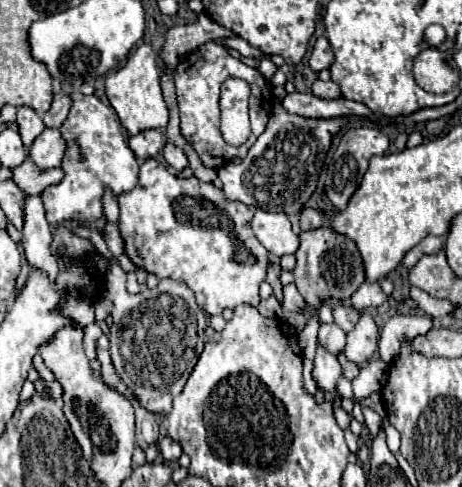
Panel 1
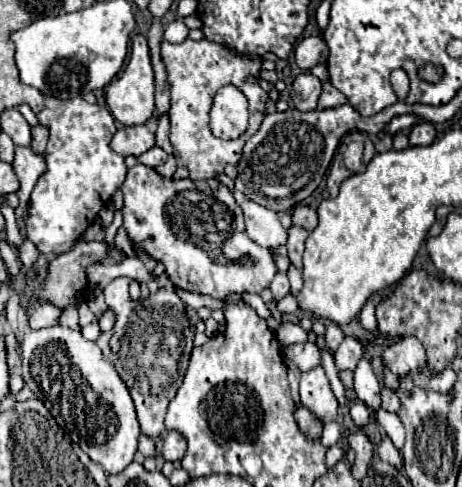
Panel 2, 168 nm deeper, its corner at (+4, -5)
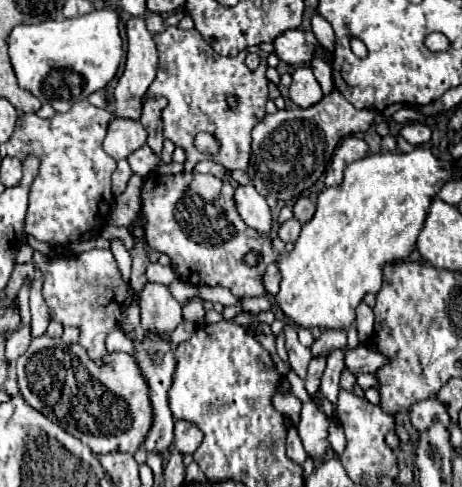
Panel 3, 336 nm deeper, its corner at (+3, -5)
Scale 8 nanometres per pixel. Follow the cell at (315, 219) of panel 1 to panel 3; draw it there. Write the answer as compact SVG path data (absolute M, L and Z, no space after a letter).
M298 198L298 202L294 204L294 218L300 220L302 224L310 222L314 212L316 212L316 204L310 198Z

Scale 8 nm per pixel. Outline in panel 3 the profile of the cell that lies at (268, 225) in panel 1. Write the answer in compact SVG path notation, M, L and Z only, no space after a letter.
M238 186L236 194L236 208L242 220L254 228L260 234L266 234L272 230L272 212L266 200L254 190L254 186Z

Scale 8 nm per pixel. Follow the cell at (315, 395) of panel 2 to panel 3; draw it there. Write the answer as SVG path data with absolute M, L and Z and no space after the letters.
M310 396L308 402L304 402L302 406L298 434L302 438L306 452L314 460L322 458L328 448L328 428L330 428L330 418L324 414L320 402L314 396Z

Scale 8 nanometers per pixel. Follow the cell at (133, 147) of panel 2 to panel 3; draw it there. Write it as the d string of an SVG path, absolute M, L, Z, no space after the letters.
M114 118L104 138L104 150L114 160L128 158L134 150L146 144L146 138L148 138L148 132L140 122L126 120L126 118Z

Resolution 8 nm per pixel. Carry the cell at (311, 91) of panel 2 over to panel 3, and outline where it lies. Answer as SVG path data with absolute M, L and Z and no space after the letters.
M308 66L296 68L292 74L292 84L290 84L290 100L300 106L300 108L310 108L322 100L322 90L320 84L316 82L312 70Z

